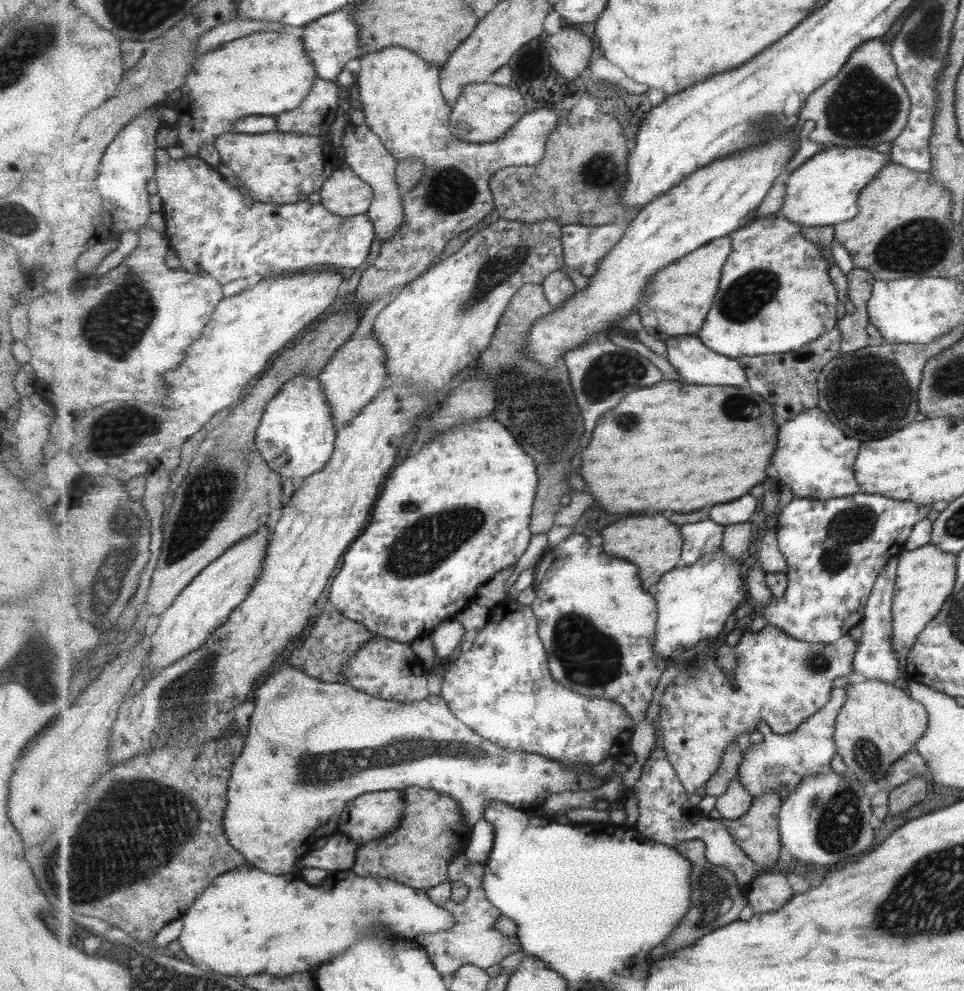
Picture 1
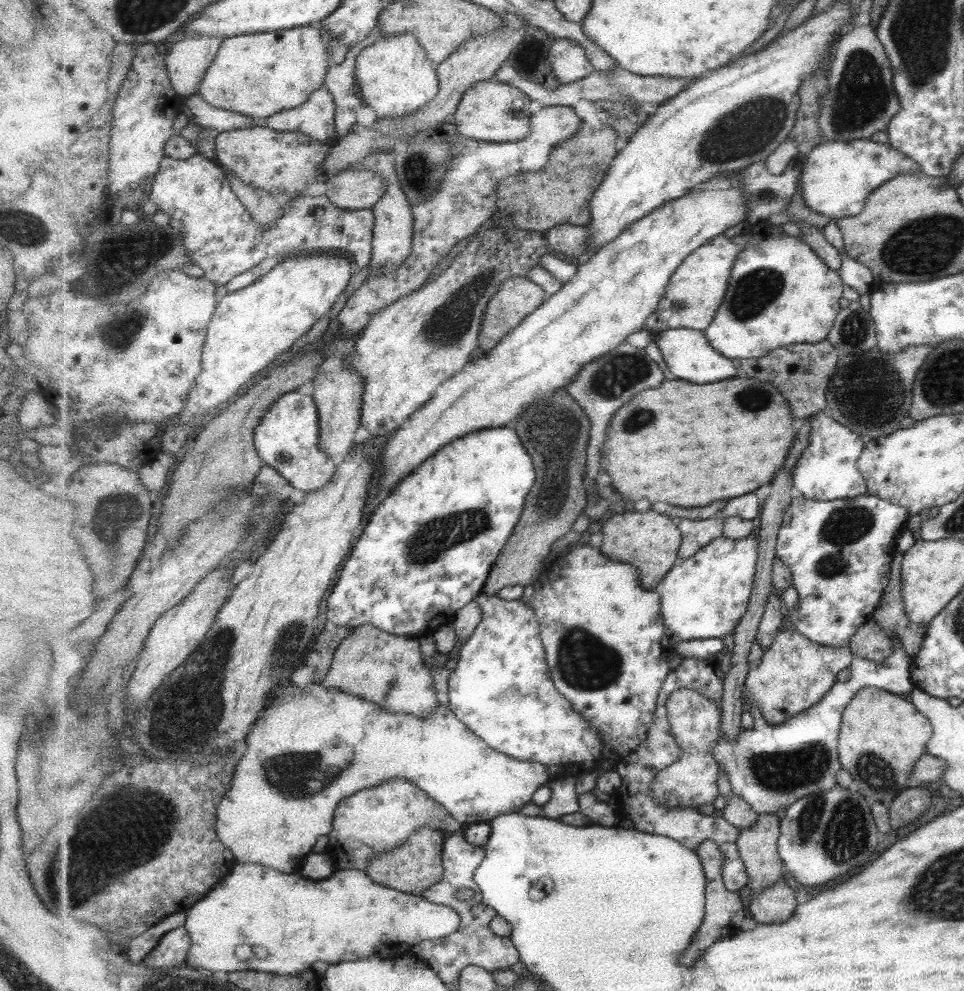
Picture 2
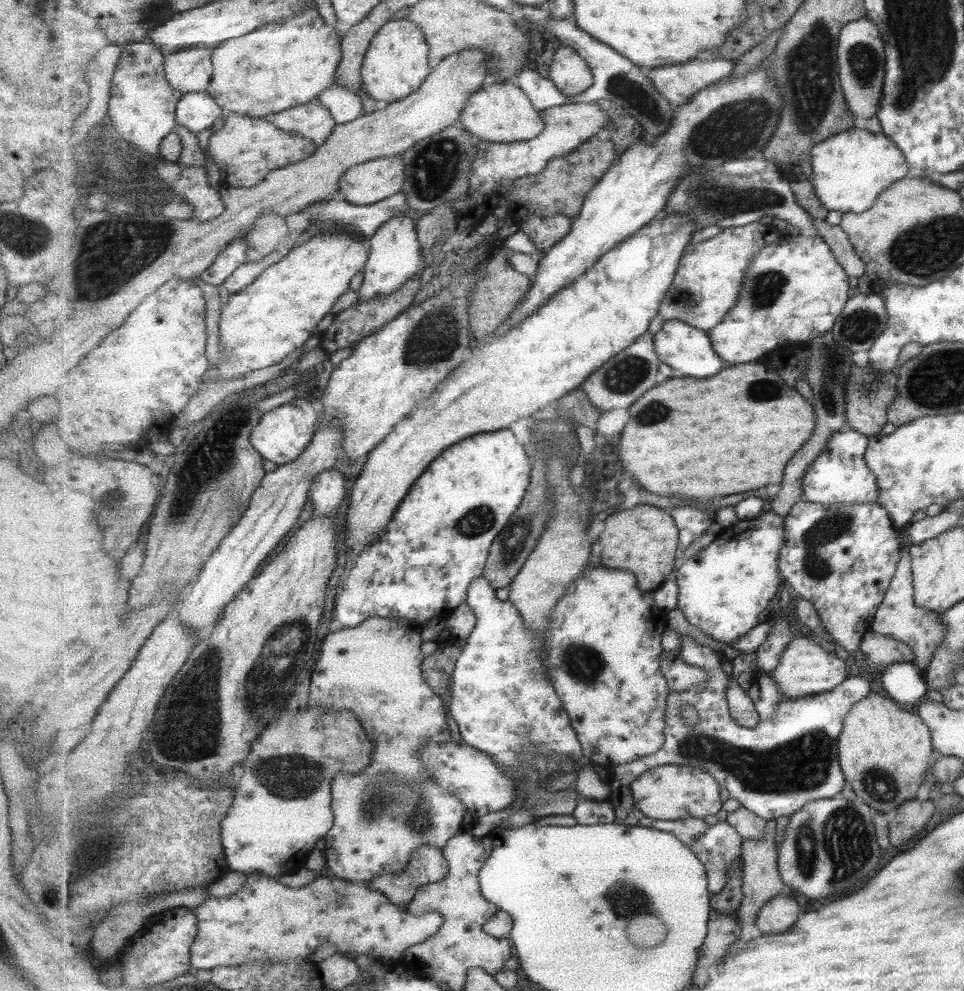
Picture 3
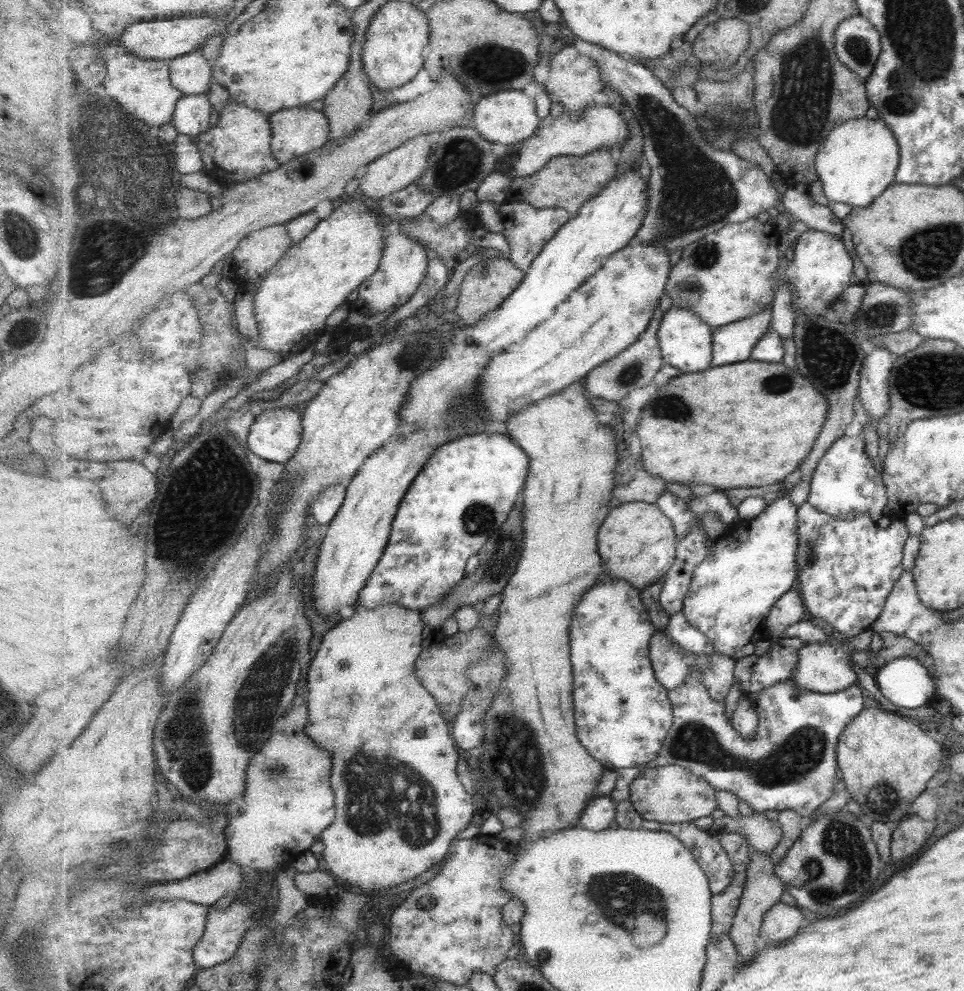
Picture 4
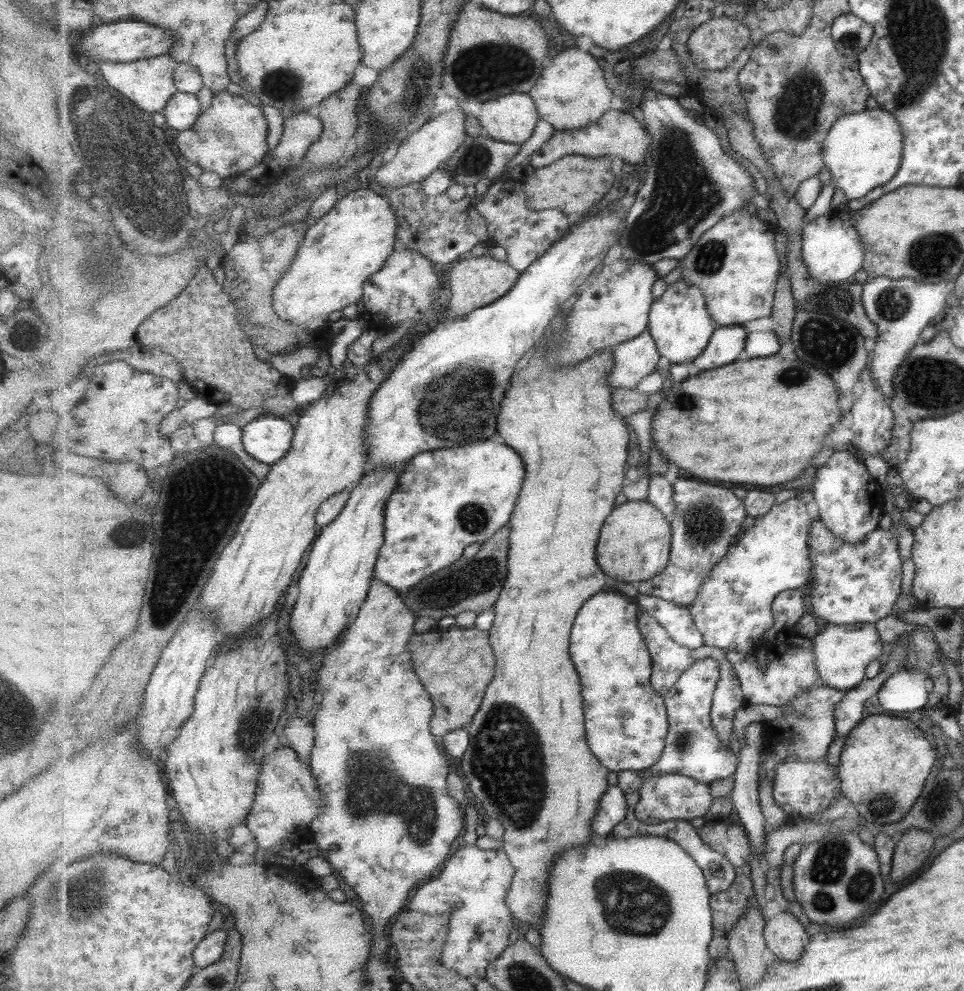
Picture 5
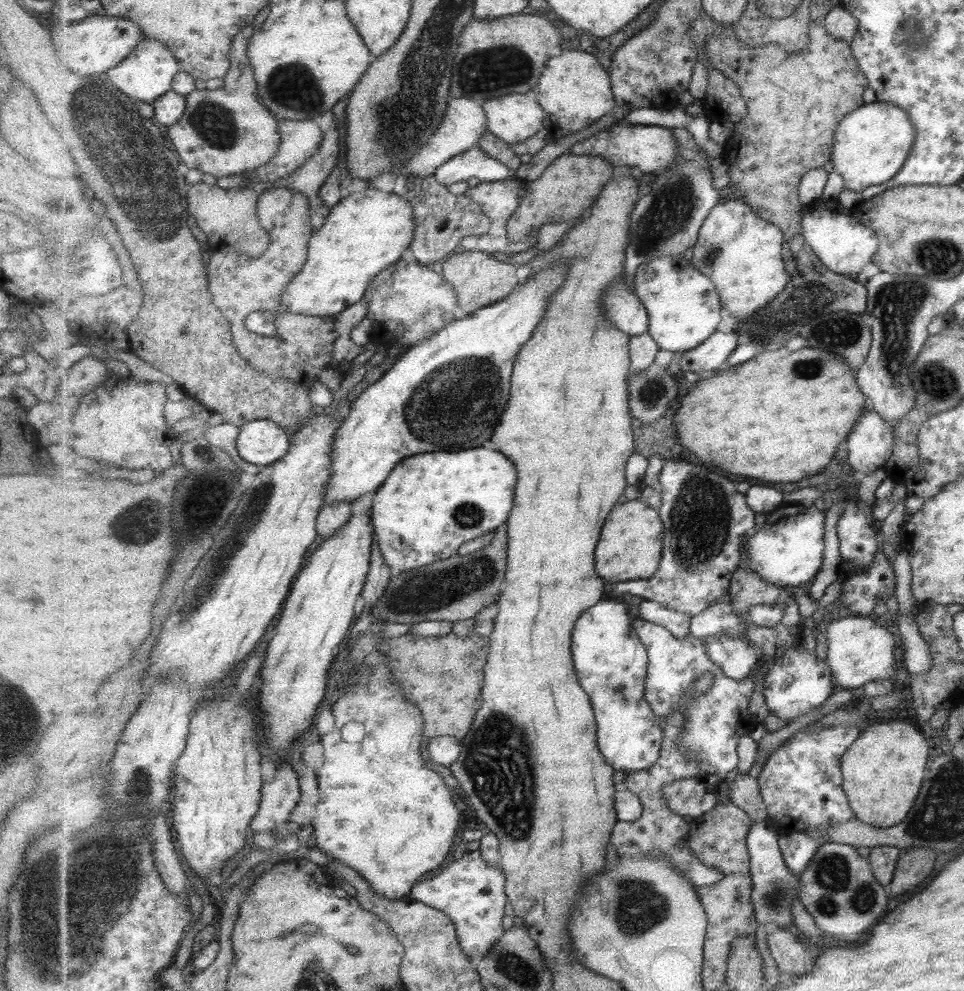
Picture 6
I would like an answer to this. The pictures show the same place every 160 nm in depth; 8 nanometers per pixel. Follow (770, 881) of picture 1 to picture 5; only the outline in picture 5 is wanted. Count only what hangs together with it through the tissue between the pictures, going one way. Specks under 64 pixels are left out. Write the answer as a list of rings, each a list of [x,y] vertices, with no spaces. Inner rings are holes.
[[[788,911],[776,914],[767,920],[766,945],[781,961],[801,960],[811,936],[803,924]]]

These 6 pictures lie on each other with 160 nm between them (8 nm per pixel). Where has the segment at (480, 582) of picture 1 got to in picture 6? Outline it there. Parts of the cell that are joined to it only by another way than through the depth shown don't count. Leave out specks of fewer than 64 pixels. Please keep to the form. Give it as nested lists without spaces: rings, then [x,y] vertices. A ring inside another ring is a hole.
[[[487,448],[465,452],[427,452],[403,459],[373,497],[372,524],[392,575],[427,567],[458,554],[468,540],[493,532],[507,522],[514,507],[518,469],[510,457]]]

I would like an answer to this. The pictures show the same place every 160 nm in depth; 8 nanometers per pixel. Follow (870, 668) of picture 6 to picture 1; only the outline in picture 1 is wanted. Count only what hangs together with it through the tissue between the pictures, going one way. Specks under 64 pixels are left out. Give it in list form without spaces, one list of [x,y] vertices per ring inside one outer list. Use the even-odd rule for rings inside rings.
[[[769,624],[758,633],[746,629],[736,634],[734,644],[739,661],[737,670],[725,672],[715,660],[711,663],[704,661],[703,652],[692,655],[684,661],[683,669],[665,688],[661,697],[661,709],[655,728],[659,727],[663,733],[669,760],[674,765],[681,786],[689,795],[696,794],[703,798],[707,795],[707,783],[719,770],[725,749],[737,741],[743,732],[750,734],[758,730],[761,721],[765,721],[773,732],[787,734],[797,730],[810,716],[826,707],[834,691],[835,678],[852,677],[859,646],[859,642],[850,634],[831,644],[812,643],[797,640],[783,629]]]

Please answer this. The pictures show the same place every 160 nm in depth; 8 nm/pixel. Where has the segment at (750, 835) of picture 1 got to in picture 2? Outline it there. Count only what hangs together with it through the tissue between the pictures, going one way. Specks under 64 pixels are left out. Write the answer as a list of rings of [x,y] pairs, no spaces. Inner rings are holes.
[[[775,812],[761,814],[753,829],[739,832],[737,847],[746,864],[752,894],[771,888],[783,877],[784,862],[778,847],[781,835],[782,819]]]

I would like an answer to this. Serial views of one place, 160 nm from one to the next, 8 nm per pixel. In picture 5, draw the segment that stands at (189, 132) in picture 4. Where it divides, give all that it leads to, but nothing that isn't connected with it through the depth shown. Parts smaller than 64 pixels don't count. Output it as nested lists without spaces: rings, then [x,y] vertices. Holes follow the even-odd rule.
[[[177,92],[163,113],[171,132],[183,132],[189,130],[193,123],[198,121],[202,111],[197,96]]]

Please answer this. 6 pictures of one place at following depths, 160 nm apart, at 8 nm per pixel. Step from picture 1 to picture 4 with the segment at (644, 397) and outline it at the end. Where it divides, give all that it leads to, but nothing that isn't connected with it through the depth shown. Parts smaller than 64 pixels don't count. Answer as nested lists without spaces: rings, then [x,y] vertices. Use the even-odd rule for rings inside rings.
[[[749,359],[742,363],[728,364],[725,367],[711,366],[701,372],[678,374],[672,378],[665,388],[661,387],[657,398],[653,398],[643,408],[641,415],[643,424],[641,424],[639,436],[643,440],[643,456],[645,456],[647,470],[651,470],[653,474],[657,474],[669,482],[673,480],[673,482],[681,482],[681,484],[691,484],[691,482],[713,484],[721,490],[725,490],[725,488],[757,488],[763,484],[783,482],[791,472],[795,472],[803,464],[803,460],[809,458],[809,454],[827,422],[829,411],[830,404],[827,397],[813,384],[813,381],[802,374],[795,373],[783,361],[768,363]]]

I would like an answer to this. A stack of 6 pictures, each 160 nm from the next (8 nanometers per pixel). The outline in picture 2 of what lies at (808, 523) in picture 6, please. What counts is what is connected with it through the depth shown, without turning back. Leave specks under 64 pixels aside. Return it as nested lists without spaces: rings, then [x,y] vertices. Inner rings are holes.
[[[751,533],[745,538],[735,540],[725,535],[716,538],[699,550],[693,558],[678,562],[664,582],[656,589],[662,596],[662,612],[667,634],[671,637],[672,648],[681,640],[697,640],[697,638],[725,638],[730,632],[734,634],[743,617],[750,608],[750,600],[754,594],[755,577],[758,572],[760,534]]]

